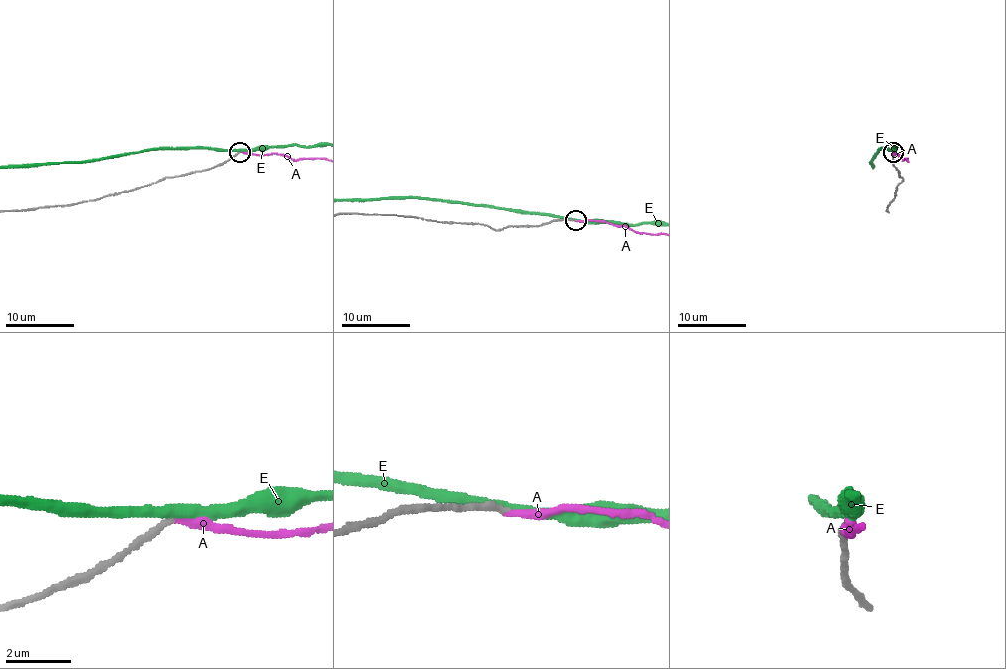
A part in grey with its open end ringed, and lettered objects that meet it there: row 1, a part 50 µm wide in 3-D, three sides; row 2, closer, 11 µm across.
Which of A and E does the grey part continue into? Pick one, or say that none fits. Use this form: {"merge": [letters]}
{"merge": ["A"]}

